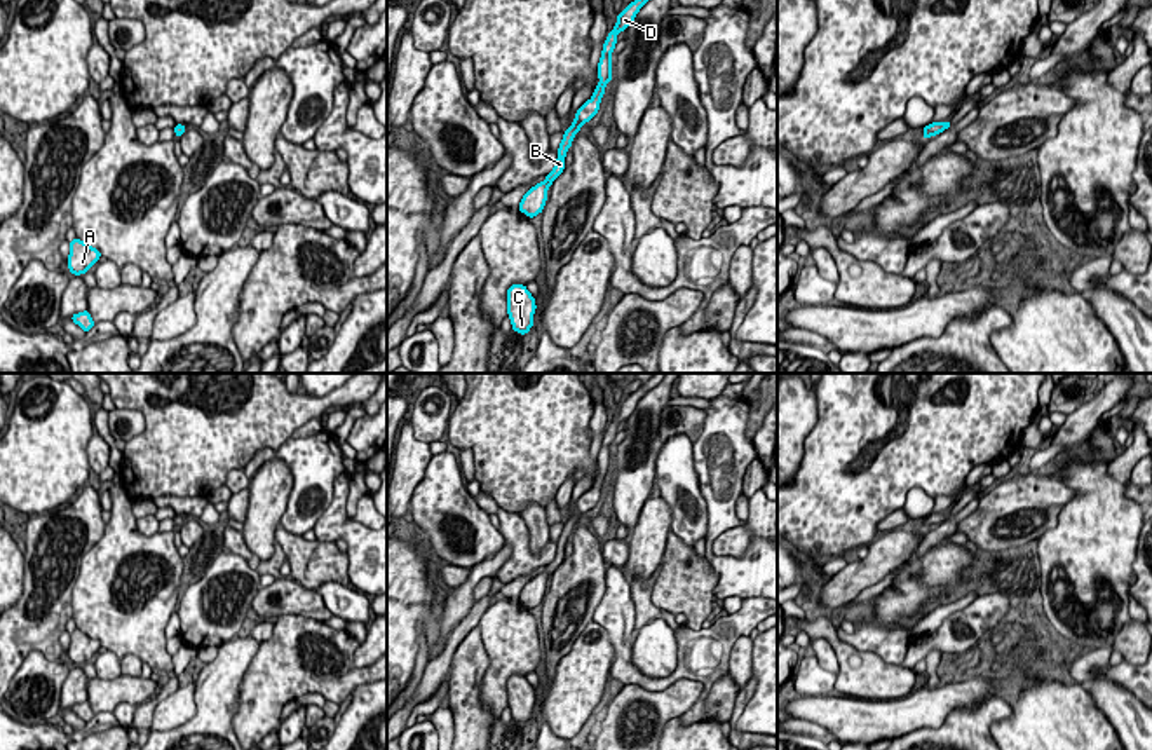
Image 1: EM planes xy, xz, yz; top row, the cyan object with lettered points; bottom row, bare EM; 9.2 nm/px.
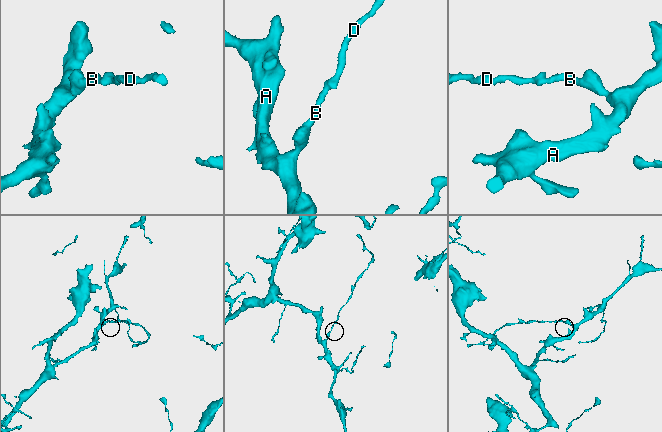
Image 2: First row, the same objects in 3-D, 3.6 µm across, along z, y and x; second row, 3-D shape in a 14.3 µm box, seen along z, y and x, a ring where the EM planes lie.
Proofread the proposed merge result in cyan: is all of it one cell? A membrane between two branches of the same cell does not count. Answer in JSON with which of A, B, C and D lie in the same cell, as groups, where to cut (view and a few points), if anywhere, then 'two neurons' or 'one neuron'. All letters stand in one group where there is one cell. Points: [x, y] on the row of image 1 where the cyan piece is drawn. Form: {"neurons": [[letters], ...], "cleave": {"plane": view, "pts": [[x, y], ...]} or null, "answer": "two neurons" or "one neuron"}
{"neurons": [["A", "B", "C", "D"]], "cleave": null, "answer": "one neuron"}

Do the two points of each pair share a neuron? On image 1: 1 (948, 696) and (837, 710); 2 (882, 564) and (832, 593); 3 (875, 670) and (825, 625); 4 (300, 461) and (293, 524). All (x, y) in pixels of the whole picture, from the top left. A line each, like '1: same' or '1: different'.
1: same
2: same
3: same
4: same

